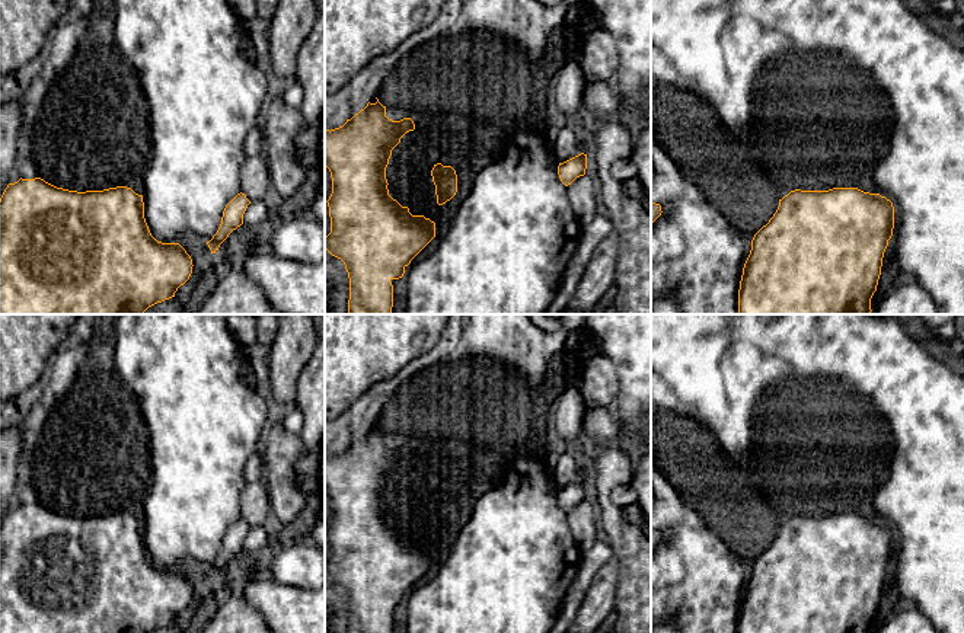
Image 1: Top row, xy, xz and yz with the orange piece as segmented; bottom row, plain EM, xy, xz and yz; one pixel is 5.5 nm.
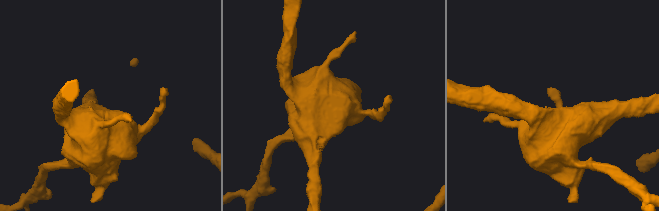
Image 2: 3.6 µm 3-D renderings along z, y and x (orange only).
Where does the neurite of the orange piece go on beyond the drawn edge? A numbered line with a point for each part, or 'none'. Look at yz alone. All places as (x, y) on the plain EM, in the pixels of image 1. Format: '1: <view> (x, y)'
none

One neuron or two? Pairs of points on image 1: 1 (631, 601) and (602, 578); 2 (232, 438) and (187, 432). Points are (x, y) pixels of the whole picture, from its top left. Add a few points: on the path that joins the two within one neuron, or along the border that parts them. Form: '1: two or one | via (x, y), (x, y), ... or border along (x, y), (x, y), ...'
1: two | border along (616, 558), (613, 608)
2: one | via (220, 432), (198, 432)

